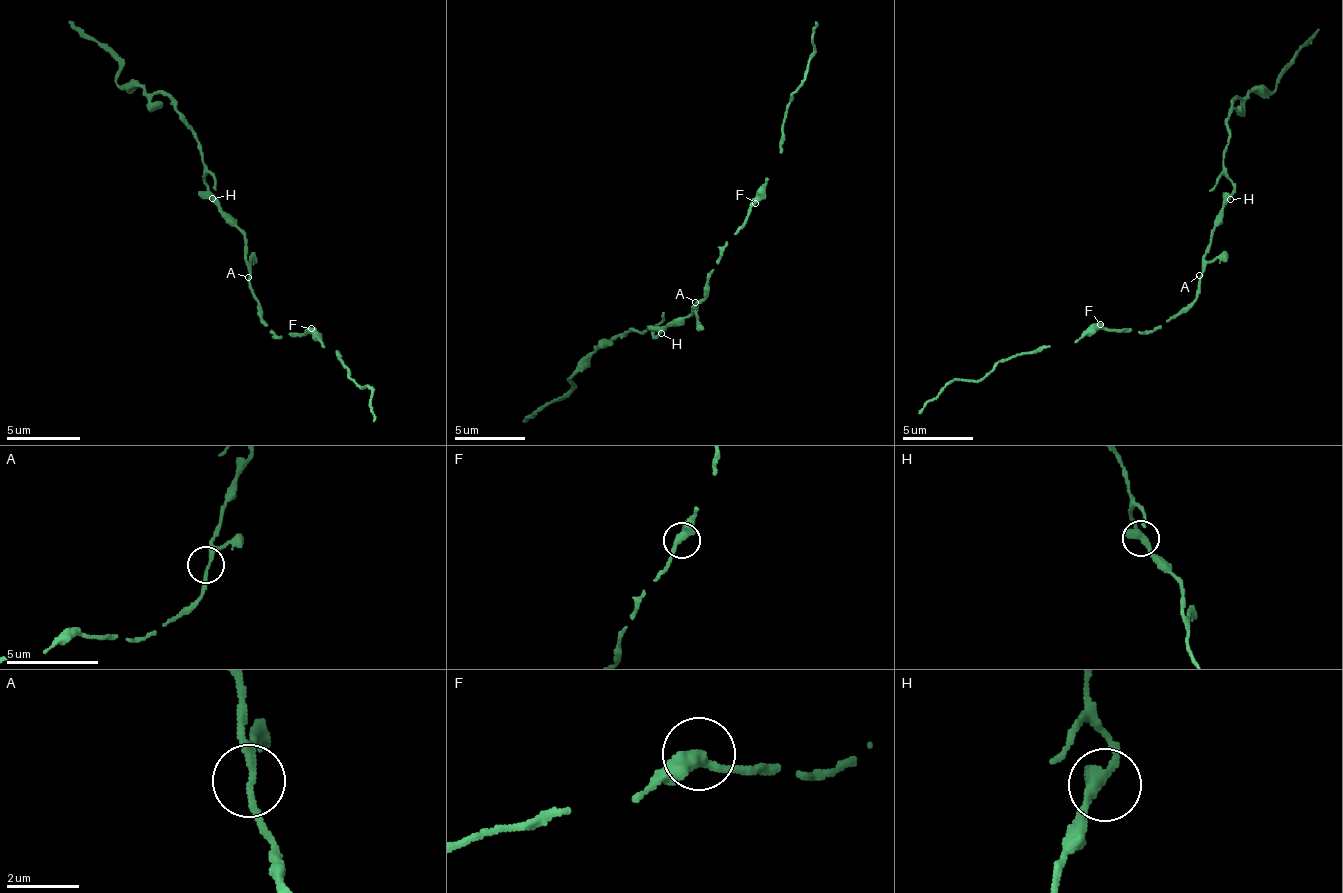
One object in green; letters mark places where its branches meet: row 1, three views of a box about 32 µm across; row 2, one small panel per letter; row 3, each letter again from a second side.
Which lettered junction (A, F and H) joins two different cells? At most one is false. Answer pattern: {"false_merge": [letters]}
{"false_merge": []}

